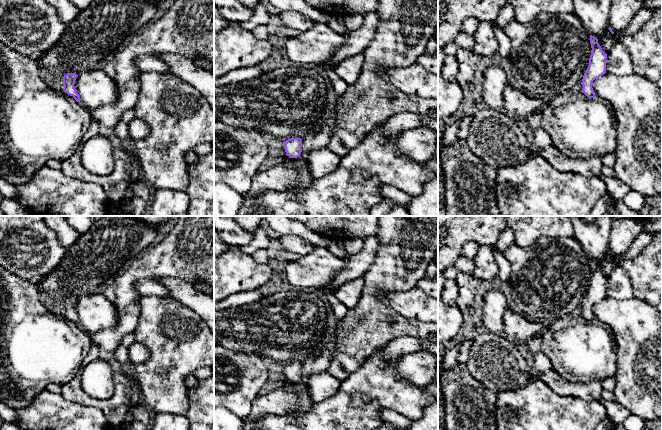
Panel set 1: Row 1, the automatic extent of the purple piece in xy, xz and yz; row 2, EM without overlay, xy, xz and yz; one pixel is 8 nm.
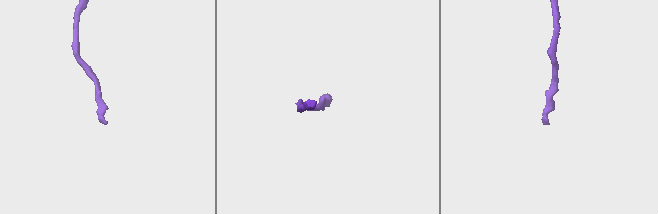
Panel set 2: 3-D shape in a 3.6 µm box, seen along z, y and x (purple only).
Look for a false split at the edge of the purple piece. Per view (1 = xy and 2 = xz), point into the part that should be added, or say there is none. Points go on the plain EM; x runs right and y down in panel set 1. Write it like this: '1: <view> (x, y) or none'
1: xy (81, 327)
2: none

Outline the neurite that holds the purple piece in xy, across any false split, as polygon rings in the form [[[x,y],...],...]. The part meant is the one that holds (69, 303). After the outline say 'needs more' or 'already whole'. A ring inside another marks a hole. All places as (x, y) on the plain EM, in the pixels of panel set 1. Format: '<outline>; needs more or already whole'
[[[67,297],[61,304],[63,305],[63,316],[70,321],[73,321],[77,326],[80,327],[81,330],[87,333],[85,328],[80,324],[80,320],[78,318],[78,314],[75,310],[75,304],[78,301],[75,297]]]; needs more

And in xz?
[[[290,362],[283,366],[286,379],[290,382],[297,382],[300,380],[302,373],[302,363],[301,362]]]; already whole

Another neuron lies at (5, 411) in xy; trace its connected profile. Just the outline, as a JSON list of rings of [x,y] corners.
[[[0,401],[0,415],[5,422],[14,424],[18,420],[17,412],[10,409],[6,404]]]

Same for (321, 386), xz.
[[[328,371],[312,375],[308,380],[307,391],[310,399],[316,403],[332,397],[341,386],[341,380]]]

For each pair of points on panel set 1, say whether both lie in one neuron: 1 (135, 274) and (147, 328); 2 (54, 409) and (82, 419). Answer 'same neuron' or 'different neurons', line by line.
1: different neurons
2: same neuron

